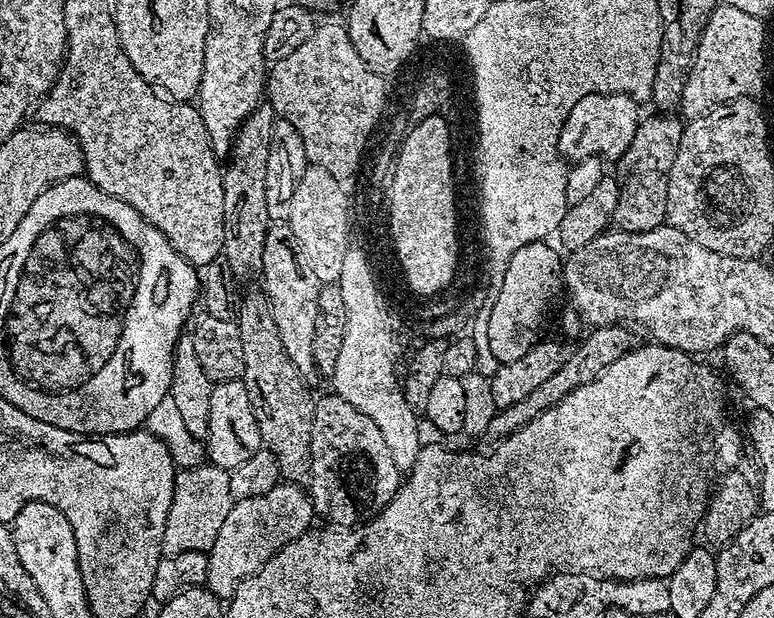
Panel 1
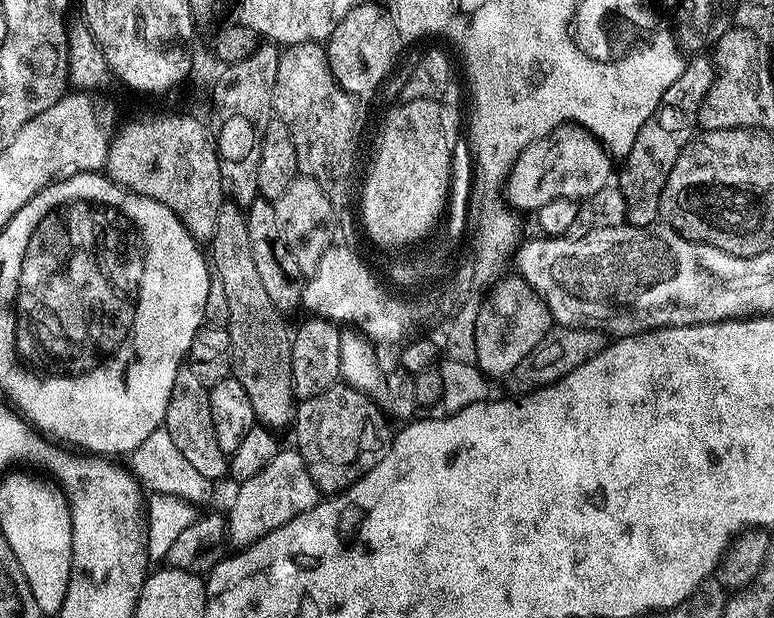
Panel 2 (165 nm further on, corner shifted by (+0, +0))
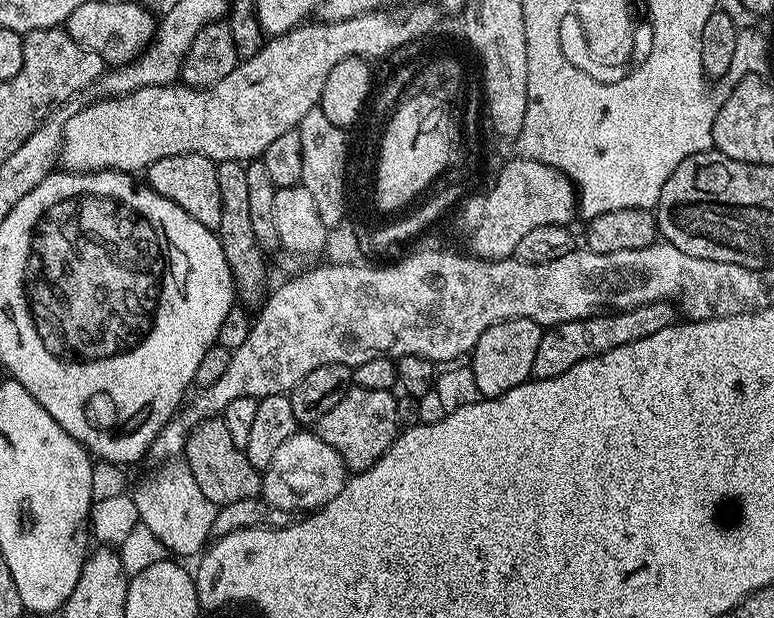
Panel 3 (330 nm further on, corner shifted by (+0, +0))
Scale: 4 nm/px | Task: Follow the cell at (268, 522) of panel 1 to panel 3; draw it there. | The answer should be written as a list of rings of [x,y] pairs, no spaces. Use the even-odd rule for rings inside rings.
[[[298,430],[270,458],[270,466],[263,469],[259,495],[270,506],[293,514],[307,514],[326,502],[338,498],[350,473],[345,468],[338,450],[312,430]]]

